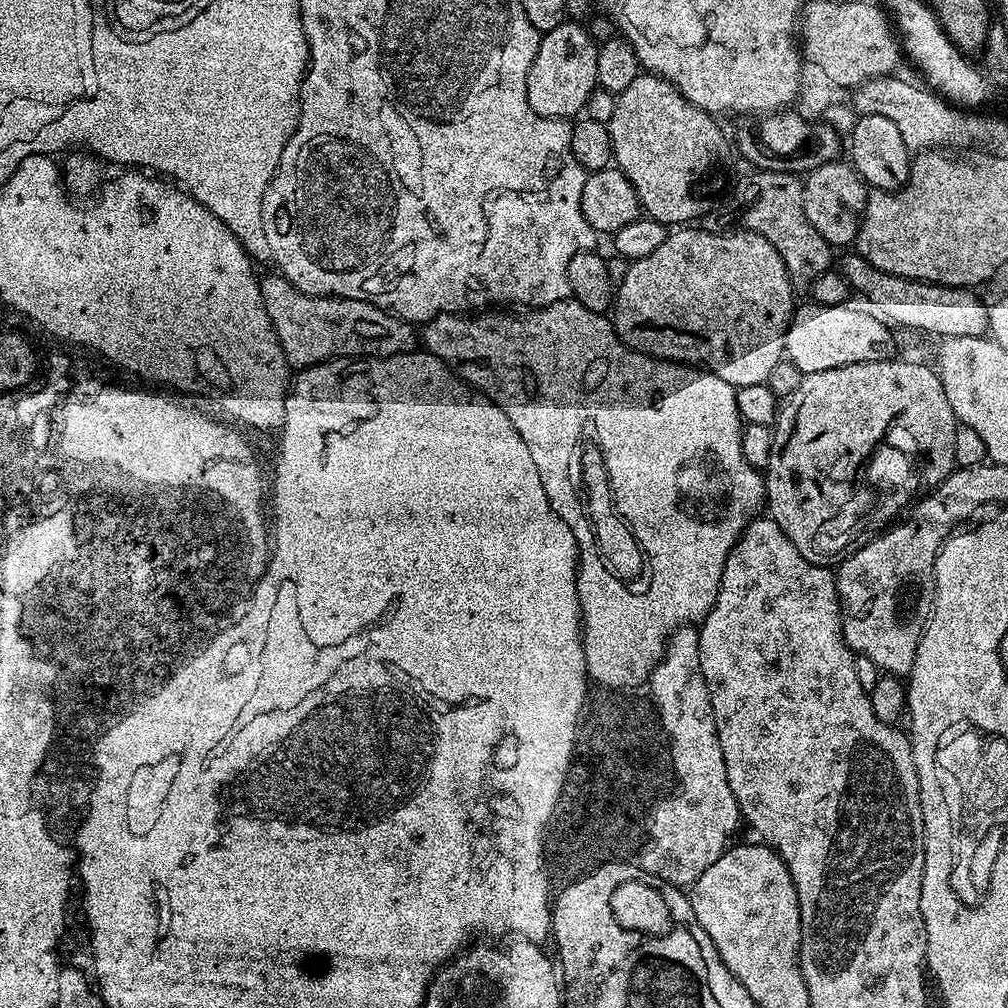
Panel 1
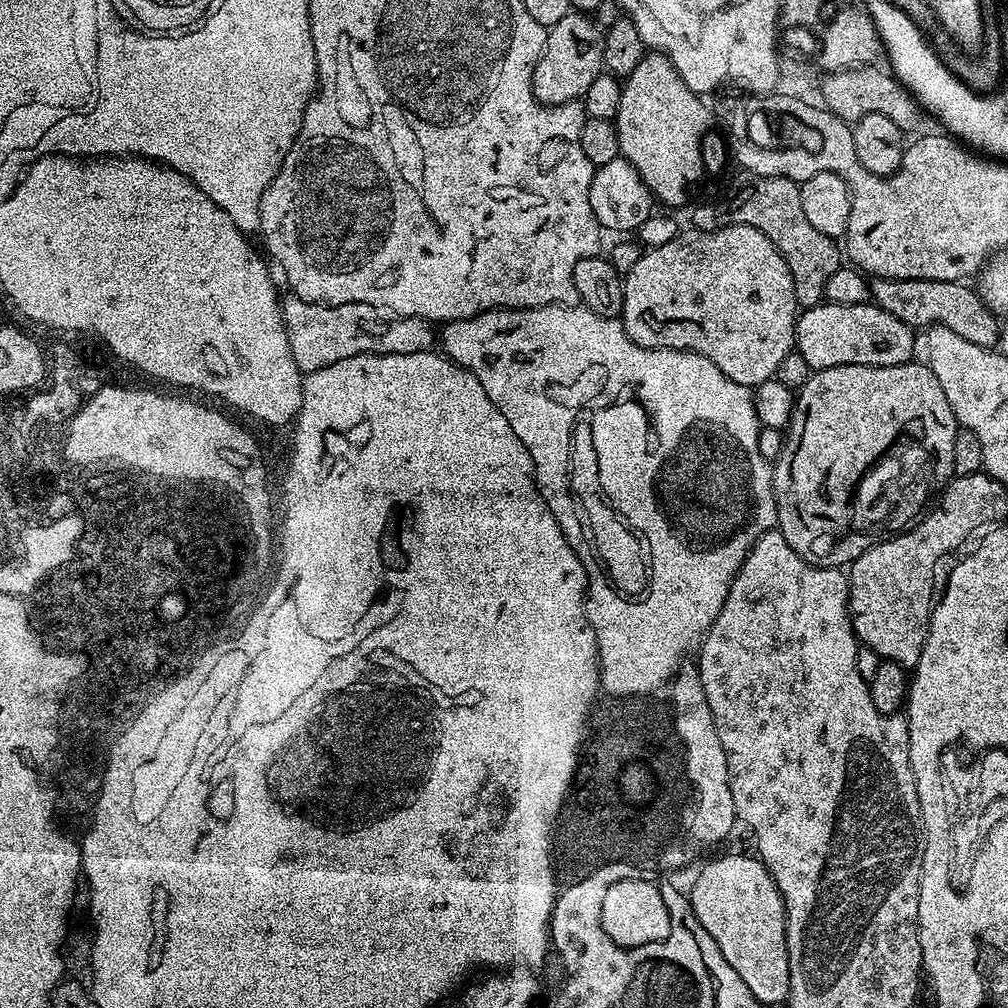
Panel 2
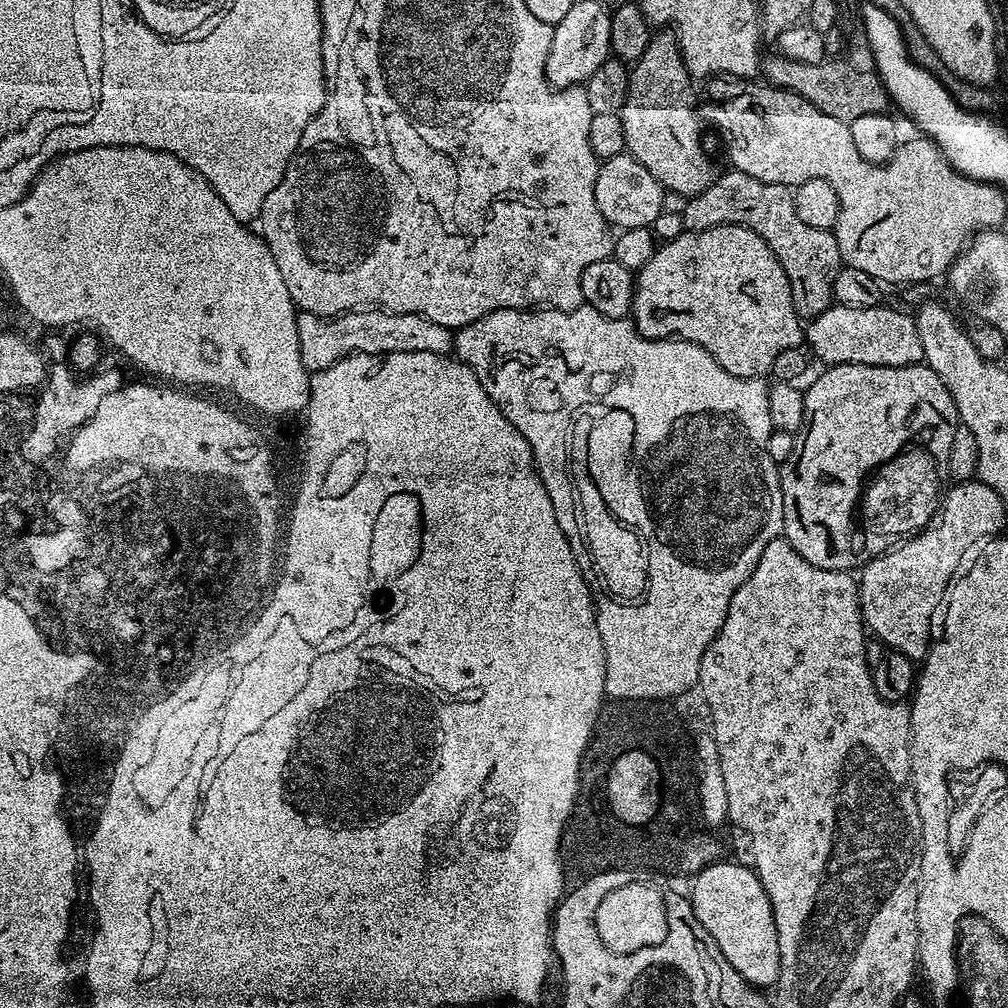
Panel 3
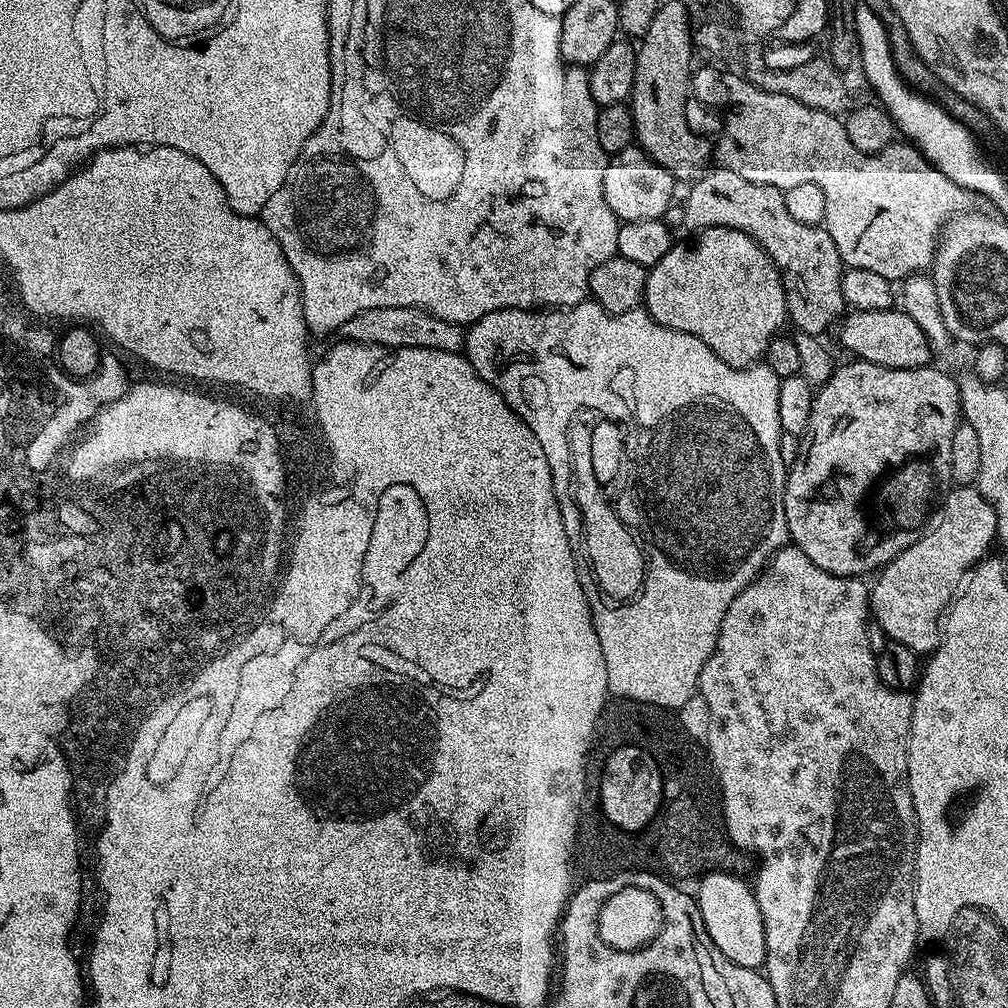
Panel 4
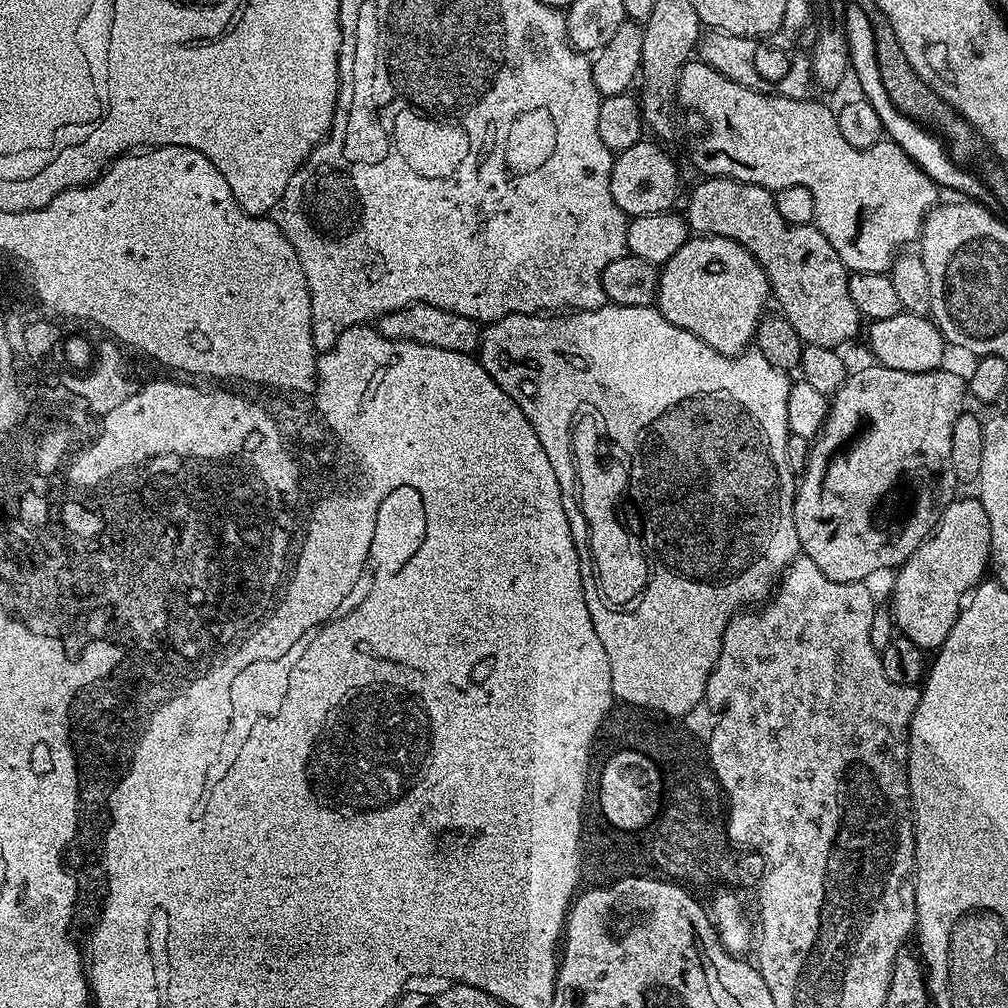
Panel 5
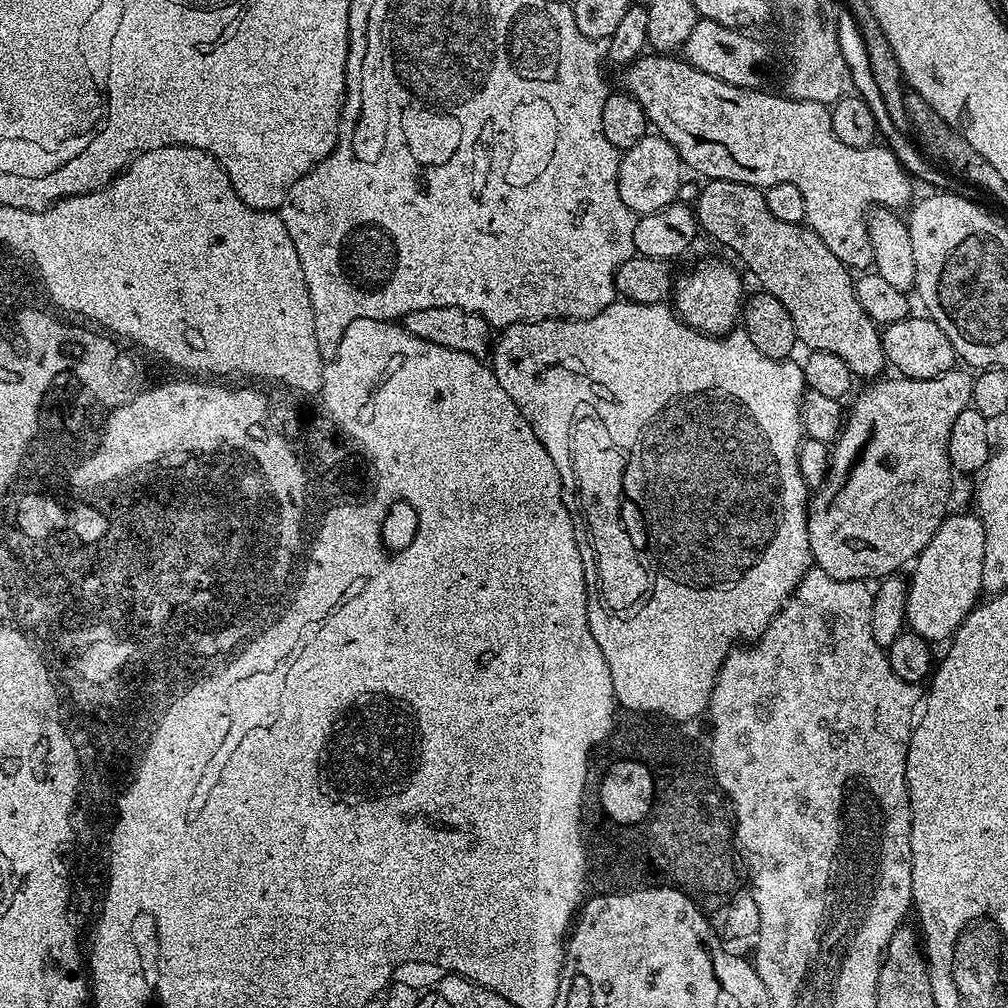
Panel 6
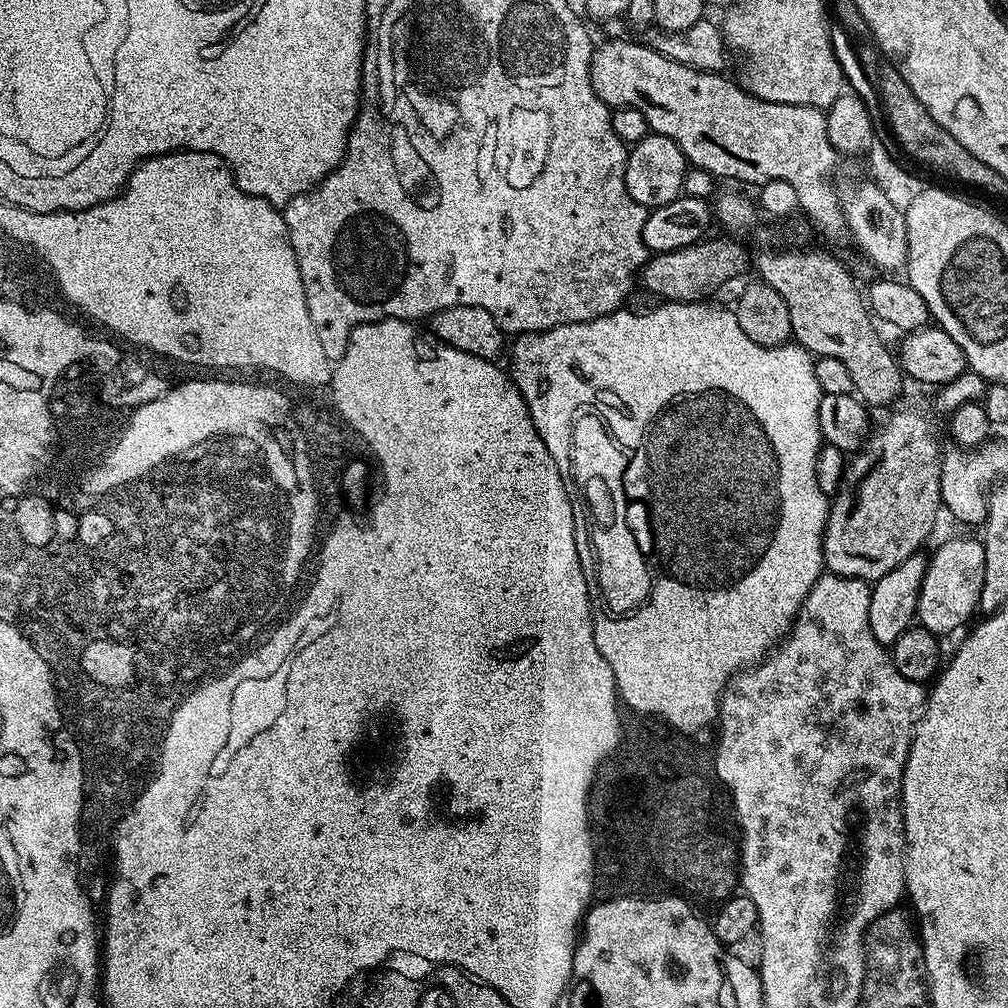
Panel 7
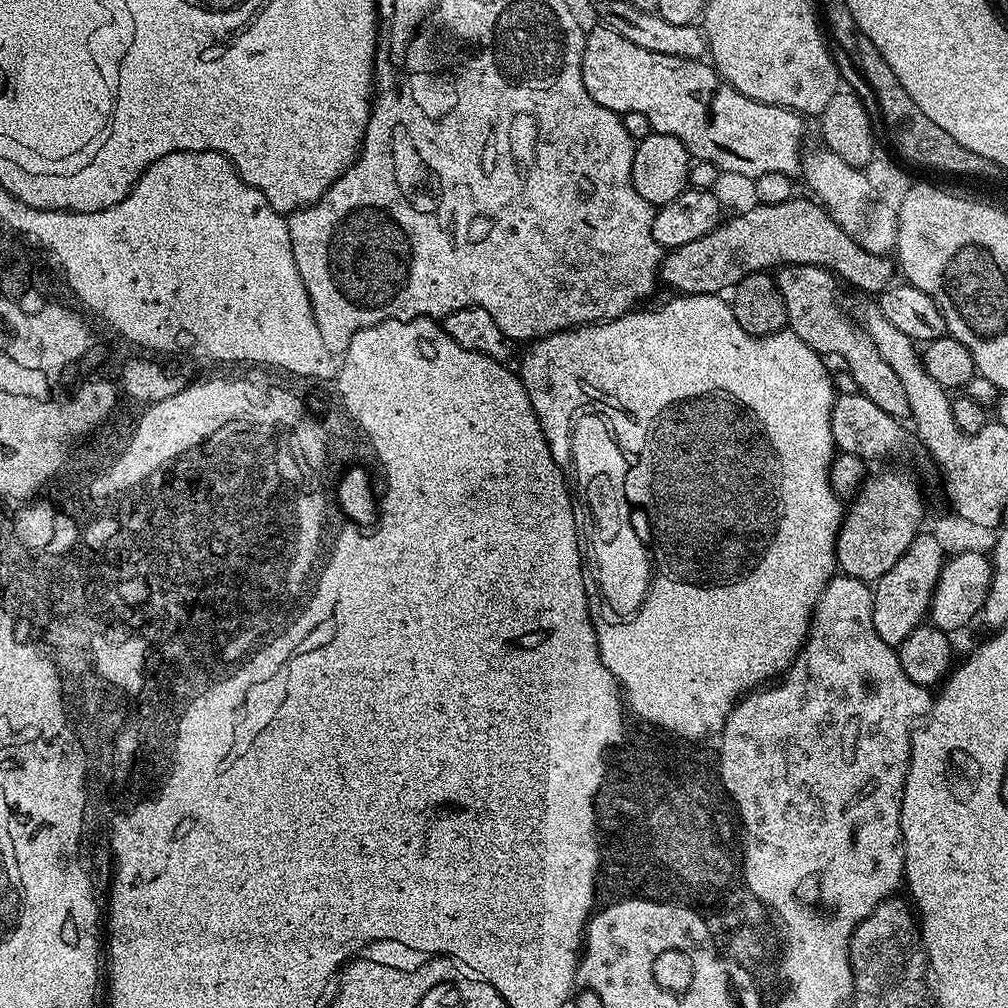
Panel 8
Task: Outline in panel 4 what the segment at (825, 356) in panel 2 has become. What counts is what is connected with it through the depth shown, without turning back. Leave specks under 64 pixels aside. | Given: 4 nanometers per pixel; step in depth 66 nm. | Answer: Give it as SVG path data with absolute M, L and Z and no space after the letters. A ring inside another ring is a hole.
M870 310L869 312L849 311L839 321L840 344L857 360L865 360L887 368L923 368L933 359L932 347L926 334L922 334L918 322L903 310Z

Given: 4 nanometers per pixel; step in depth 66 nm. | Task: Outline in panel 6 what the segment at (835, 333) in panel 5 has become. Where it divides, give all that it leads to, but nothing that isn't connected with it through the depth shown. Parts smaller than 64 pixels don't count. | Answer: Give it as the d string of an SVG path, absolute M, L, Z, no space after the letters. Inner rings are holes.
M708 180L701 187L700 197L694 205L697 225L704 228L720 244L725 244L732 252L740 255L740 260L748 264L750 271L756 275L759 287L768 292L790 313L790 319L794 322L796 339L805 349L826 354L838 354L846 366L850 366L853 377L865 376L865 381L872 382L885 375L886 361L884 358L884 342L881 329L862 310L856 297L856 285L854 276L847 268L814 234L811 228L804 224L791 224L781 222L770 214L770 206L766 206L766 198L761 189L743 184L742 182L730 182L729 180Z

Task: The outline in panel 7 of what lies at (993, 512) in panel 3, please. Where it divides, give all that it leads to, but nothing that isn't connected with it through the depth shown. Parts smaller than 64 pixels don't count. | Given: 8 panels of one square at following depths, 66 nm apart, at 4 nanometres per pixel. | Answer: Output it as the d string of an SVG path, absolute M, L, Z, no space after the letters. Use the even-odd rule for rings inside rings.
M956 536L948 540L928 560L928 569L922 578L922 590L918 594L916 620L919 627L944 638L947 632L956 632L972 615L977 615L982 594L982 582L986 578L986 550L983 539L972 536Z

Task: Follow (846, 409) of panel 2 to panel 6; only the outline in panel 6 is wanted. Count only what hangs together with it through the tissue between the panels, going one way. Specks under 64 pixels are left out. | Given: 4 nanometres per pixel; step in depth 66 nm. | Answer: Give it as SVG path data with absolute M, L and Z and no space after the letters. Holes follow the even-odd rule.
M957 366L951 372L942 374L938 378L926 378L925 380L912 380L908 376L897 375L896 380L880 378L867 385L868 389L857 398L846 412L844 427L841 428L839 436L836 437L830 448L830 459L828 462L828 475L825 476L823 484L815 489L808 506L808 537L810 538L810 550L815 567L823 570L830 578L839 580L863 580L872 582L877 578L889 577L899 573L900 567L911 565L919 556L921 550L934 538L934 534L940 528L944 517L949 515L948 499L952 496L952 463L948 457L948 439L954 421L958 414L966 410L972 403L973 373Z

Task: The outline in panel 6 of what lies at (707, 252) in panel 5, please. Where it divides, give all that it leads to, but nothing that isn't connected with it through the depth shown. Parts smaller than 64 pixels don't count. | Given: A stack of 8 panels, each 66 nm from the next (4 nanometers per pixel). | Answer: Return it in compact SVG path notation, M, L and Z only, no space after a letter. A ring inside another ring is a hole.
M700 260L685 280L674 284L674 311L685 324L706 336L721 337L735 329L742 316L744 288L740 276L724 260ZM740 295L741 300L740 300Z

